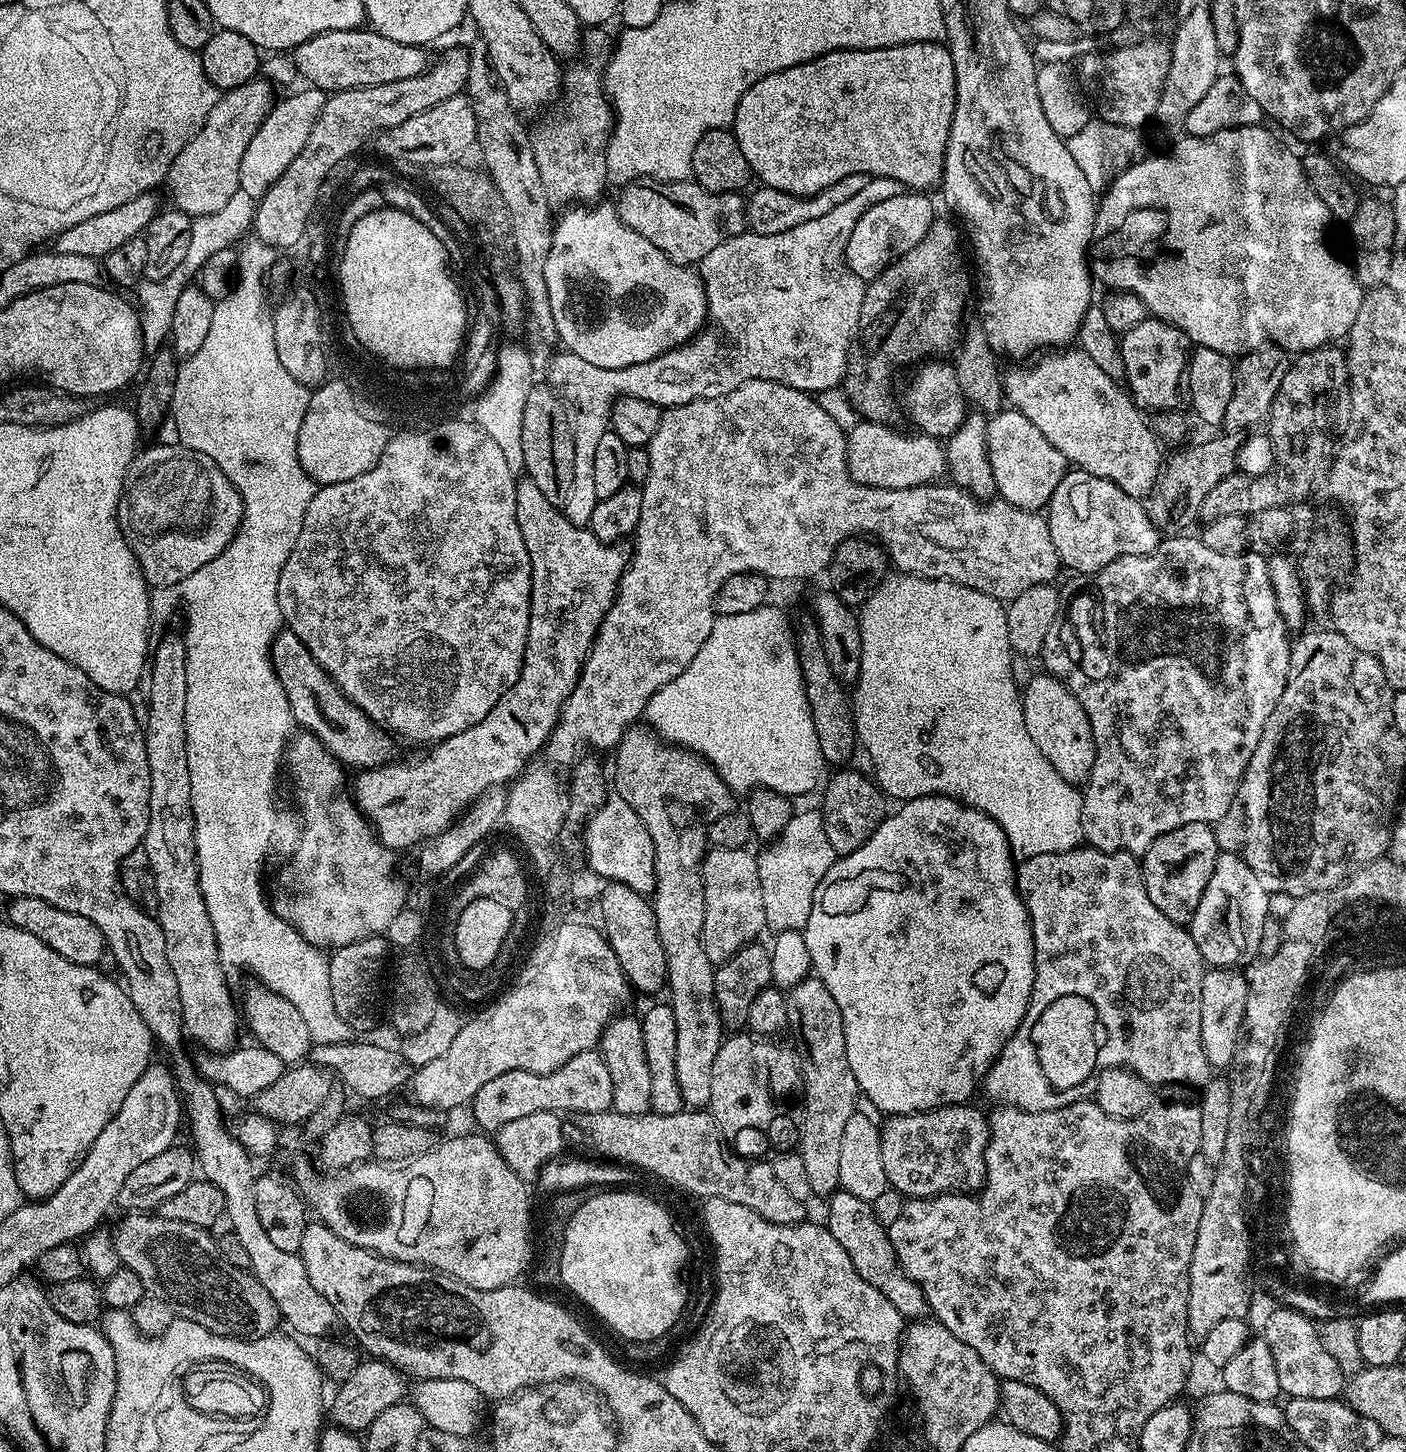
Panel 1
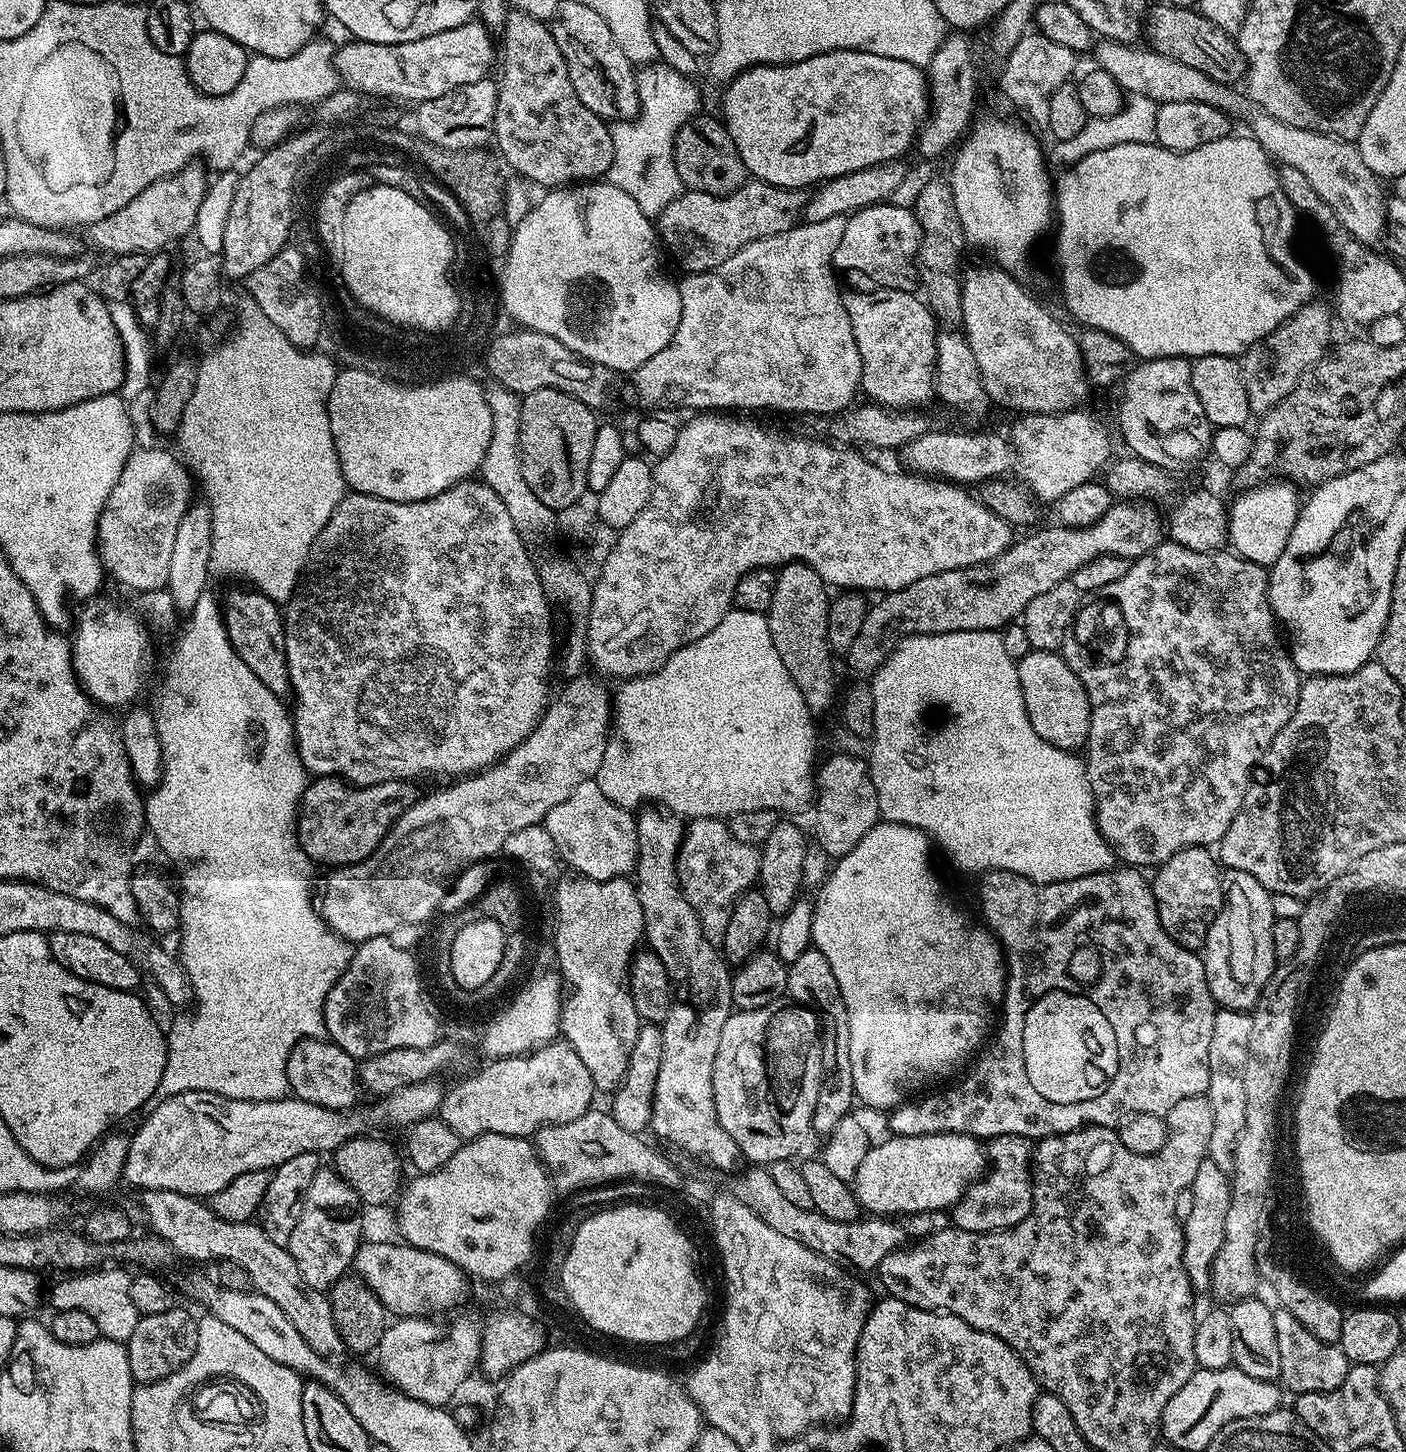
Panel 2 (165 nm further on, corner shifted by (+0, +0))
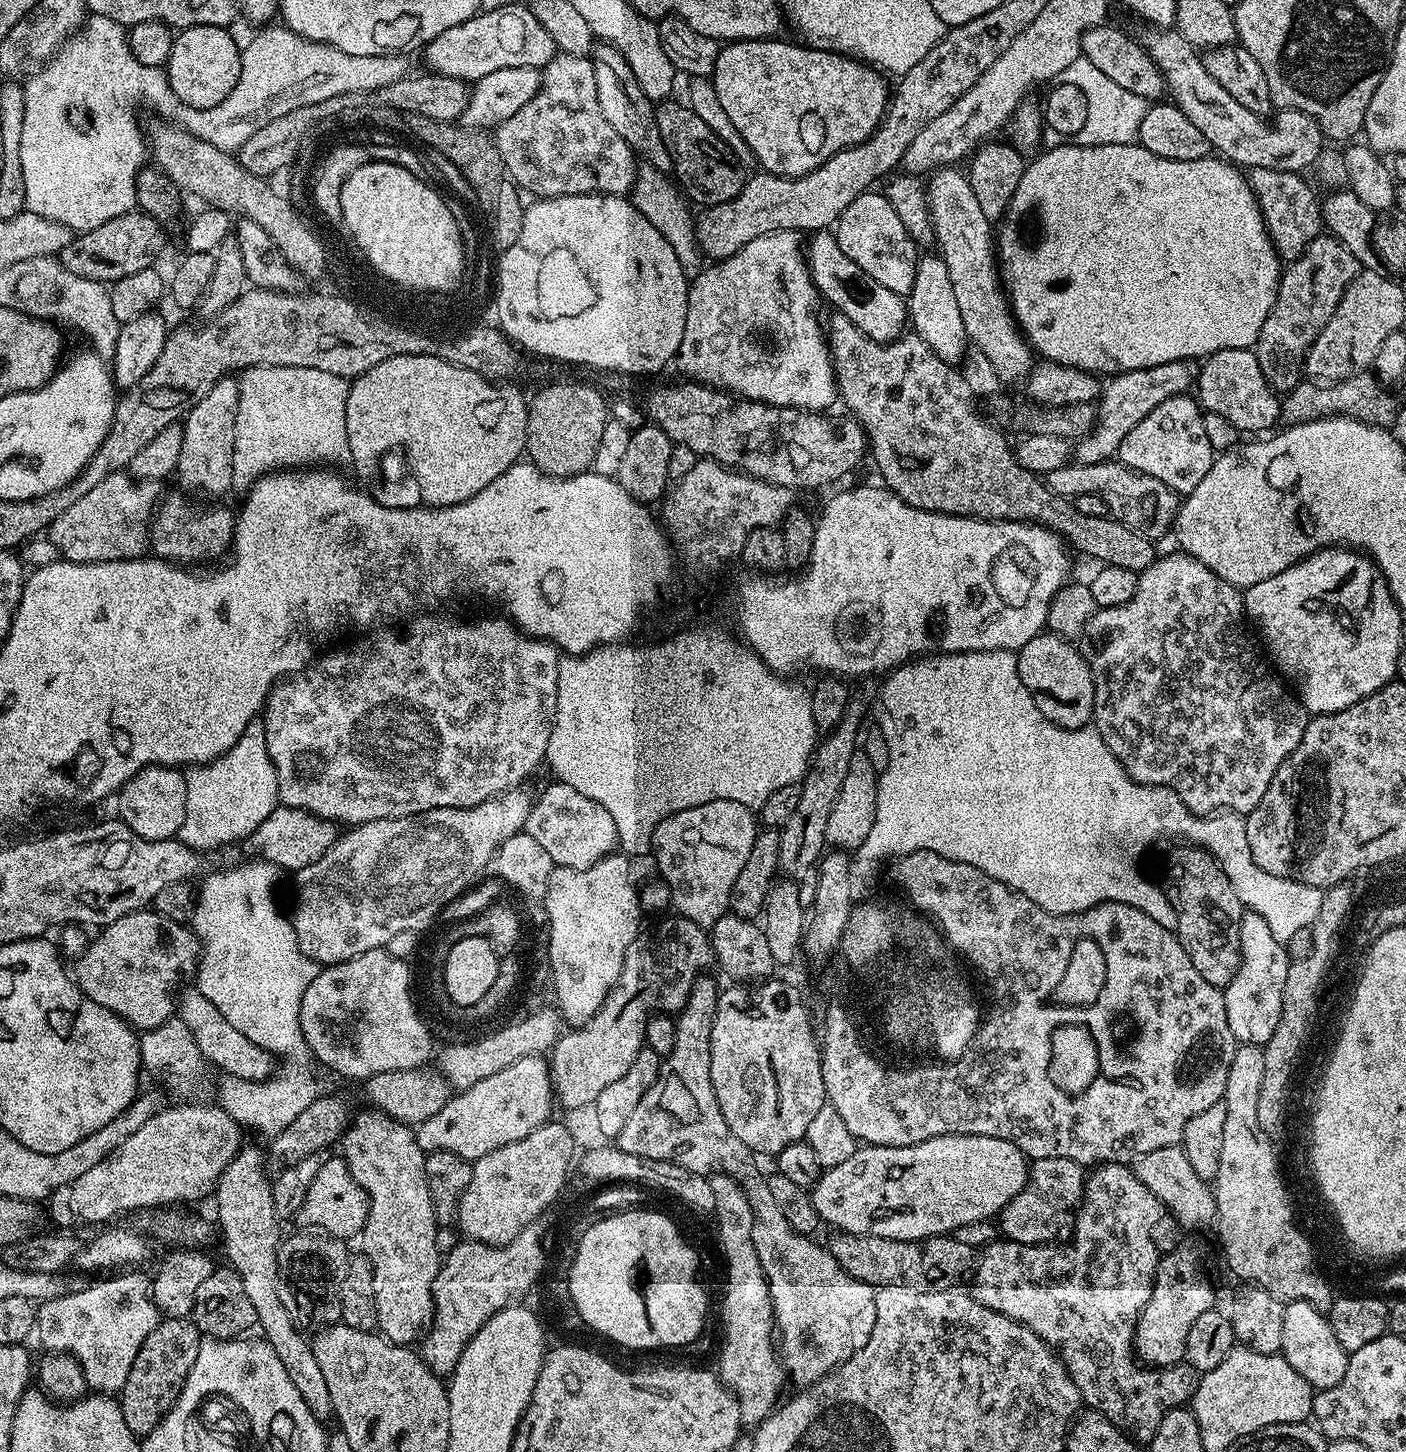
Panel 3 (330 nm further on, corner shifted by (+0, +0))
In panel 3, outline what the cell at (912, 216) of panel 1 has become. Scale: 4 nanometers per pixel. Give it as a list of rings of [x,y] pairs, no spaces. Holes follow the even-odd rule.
[[[869,190],[854,198],[836,221],[834,231],[838,246],[842,246],[846,258],[858,265],[863,275],[905,298],[914,290],[918,245],[910,238],[906,226],[902,226],[894,206],[879,191]]]

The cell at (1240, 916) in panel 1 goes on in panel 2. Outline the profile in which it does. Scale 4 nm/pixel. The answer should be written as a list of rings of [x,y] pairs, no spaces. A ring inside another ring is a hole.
[[[1231,870],[1227,873],[1224,904],[1210,926],[1202,949],[1206,982],[1210,986],[1212,999],[1220,1008],[1233,1008],[1239,1012],[1255,1009],[1262,990],[1272,979],[1272,971],[1278,967],[1272,937],[1272,924],[1277,920],[1277,915],[1272,908],[1272,897],[1273,893],[1266,891],[1262,882],[1254,878],[1254,874],[1246,874],[1242,870]]]

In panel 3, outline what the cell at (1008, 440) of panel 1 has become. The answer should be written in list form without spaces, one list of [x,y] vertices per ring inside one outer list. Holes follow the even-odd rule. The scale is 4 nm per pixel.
[[[1191,360],[1162,362],[1162,366],[1130,370],[1111,377],[1103,385],[1098,397],[1095,426],[1075,445],[1075,459],[1082,464],[1097,464],[1103,460],[1113,459],[1120,451],[1122,438],[1126,438],[1126,434],[1130,434],[1130,430],[1134,430],[1134,426],[1138,426],[1138,422],[1142,422],[1146,414],[1150,414],[1150,410],[1162,406],[1166,398],[1187,393],[1197,379],[1198,368]]]

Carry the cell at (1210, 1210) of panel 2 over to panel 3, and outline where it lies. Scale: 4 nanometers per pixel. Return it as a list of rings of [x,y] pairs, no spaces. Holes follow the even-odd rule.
[[[1181,1242],[1174,1250],[1163,1253],[1154,1274],[1150,1302],[1146,1302],[1136,1323],[1136,1359],[1150,1368],[1169,1368],[1172,1364],[1181,1363],[1190,1326],[1194,1326],[1194,1321],[1201,1314],[1213,1311],[1215,1300],[1216,1292],[1200,1265],[1200,1256],[1188,1242]]]

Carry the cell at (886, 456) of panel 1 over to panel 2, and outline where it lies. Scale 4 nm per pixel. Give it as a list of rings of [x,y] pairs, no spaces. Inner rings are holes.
[[[933,430],[922,434],[917,440],[911,440],[902,448],[904,454],[903,467],[915,470],[920,474],[931,474],[936,478],[943,478],[948,482],[957,482],[964,486],[973,486],[979,482],[987,482],[1009,475],[1008,471],[1016,468],[1016,452],[1012,448],[1012,441],[1007,435],[999,436],[996,432],[939,432]]]

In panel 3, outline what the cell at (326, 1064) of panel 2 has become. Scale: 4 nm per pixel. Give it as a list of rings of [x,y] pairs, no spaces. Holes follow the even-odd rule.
[[[367,1110],[351,1117],[348,1129],[342,1137],[342,1155],[348,1164],[354,1182],[368,1191],[368,1217],[364,1223],[362,1241],[363,1255],[372,1259],[374,1274],[374,1302],[376,1323],[384,1339],[392,1344],[412,1346],[432,1326],[436,1304],[432,1300],[434,1278],[440,1272],[442,1248],[436,1245],[436,1215],[434,1202],[426,1182],[426,1153],[418,1146],[415,1131],[409,1125],[390,1118],[379,1110]]]

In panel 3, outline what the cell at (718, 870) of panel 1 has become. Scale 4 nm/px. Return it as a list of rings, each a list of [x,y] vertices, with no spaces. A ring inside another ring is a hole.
[[[729,800],[706,802],[667,816],[654,830],[652,846],[659,879],[671,896],[671,907],[705,930],[712,929],[718,918],[729,915],[730,894],[746,858],[750,858],[757,831],[753,809]]]

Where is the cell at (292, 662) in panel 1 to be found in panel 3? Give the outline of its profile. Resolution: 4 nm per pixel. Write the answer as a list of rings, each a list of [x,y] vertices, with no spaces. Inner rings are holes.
[[[175,491],[169,496],[167,493],[152,513],[148,525],[151,551],[159,559],[171,560],[181,566],[200,566],[205,563],[204,559],[216,562],[227,557],[236,538],[236,516],[233,509],[231,512],[230,509],[223,508],[220,502],[199,504],[196,501],[199,499],[193,498],[187,491]]]

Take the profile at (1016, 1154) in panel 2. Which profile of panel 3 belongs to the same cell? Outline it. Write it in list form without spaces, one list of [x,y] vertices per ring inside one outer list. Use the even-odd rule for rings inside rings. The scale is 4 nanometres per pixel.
[[[1042,1158],[1031,1161],[1023,1190],[998,1217],[999,1231],[1019,1244],[1051,1244],[1060,1231],[1073,1223],[1084,1198],[1085,1165],[1070,1158]]]

